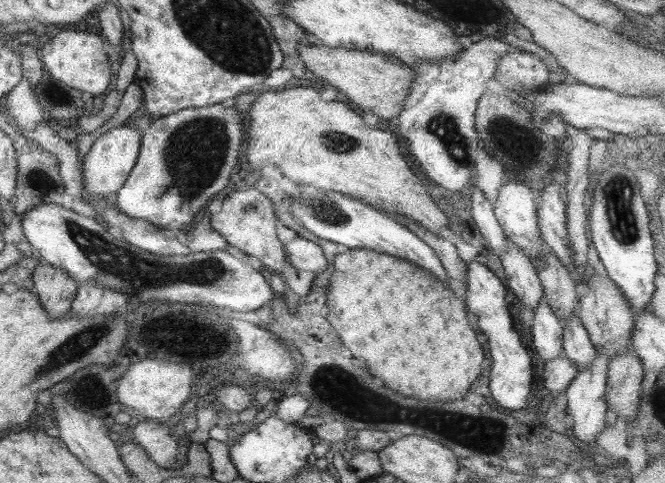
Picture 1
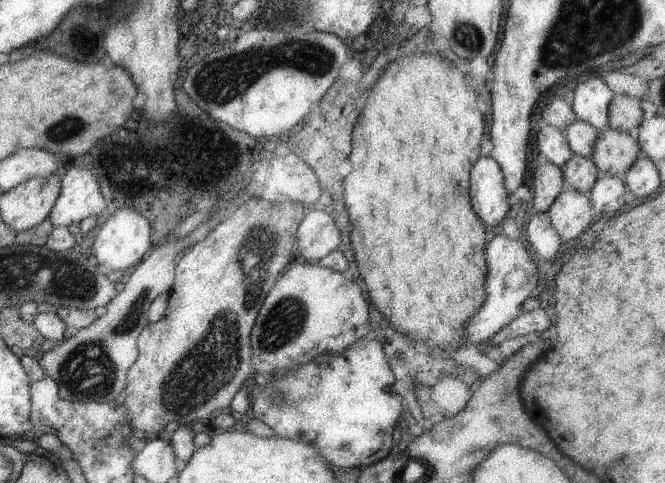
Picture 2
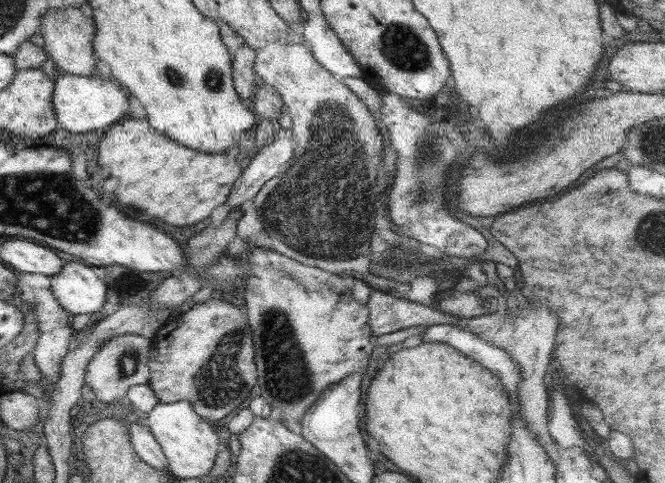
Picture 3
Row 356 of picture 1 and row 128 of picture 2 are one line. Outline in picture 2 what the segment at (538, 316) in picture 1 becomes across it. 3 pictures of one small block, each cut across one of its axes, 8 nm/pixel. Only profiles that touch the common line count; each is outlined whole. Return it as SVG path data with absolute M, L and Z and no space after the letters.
M543 123L535 136L540 158L561 168L573 154L568 147L566 134L561 129Z

